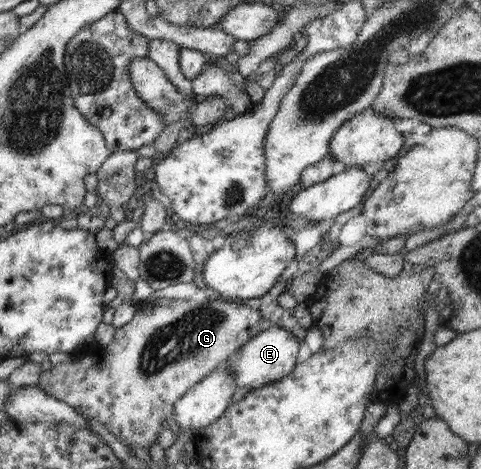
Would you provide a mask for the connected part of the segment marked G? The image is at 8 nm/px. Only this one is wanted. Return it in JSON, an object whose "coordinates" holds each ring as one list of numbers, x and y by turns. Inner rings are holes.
{"coordinates":[[207,299,206,303,198,305,198,303,190,300,178,300,174,303,169,303,168,305,151,303,151,301,146,302,134,302,134,307,136,312,134,313,134,318,130,323,123,325,123,327,116,328,116,335,114,339,105,350,102,350,97,355,92,355,91,353,85,356,77,357,73,355,68,361,51,367,49,371,42,373,40,380,38,381,38,389,46,392,50,396,57,397,59,400,65,401,68,405,75,407,82,413,85,411,88,415,94,417,97,421,101,422,104,427,107,427,110,433,115,435,116,439,127,445,128,447,142,447,149,451,153,444,157,443,159,437,159,431,161,429,166,429,162,427,162,421,166,417,173,417,173,407,186,392,188,392,194,385,197,385,204,377,210,376,217,368,225,365,226,361,234,353,246,343,250,341,252,337,256,337,260,333,260,314,258,310,251,309,245,302,239,301,221,301,221,300,210,300]]}

